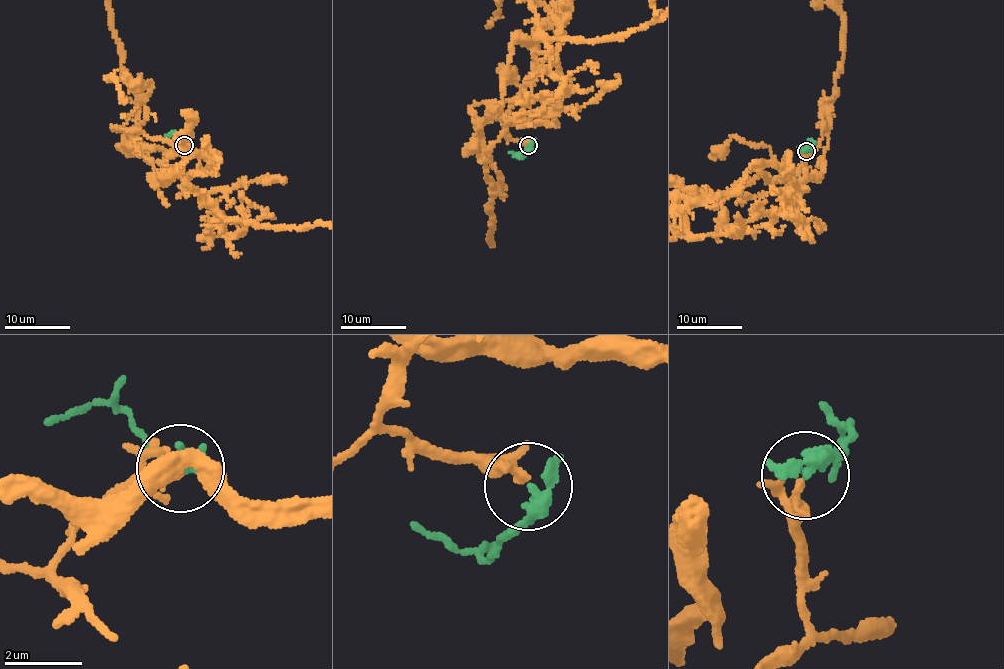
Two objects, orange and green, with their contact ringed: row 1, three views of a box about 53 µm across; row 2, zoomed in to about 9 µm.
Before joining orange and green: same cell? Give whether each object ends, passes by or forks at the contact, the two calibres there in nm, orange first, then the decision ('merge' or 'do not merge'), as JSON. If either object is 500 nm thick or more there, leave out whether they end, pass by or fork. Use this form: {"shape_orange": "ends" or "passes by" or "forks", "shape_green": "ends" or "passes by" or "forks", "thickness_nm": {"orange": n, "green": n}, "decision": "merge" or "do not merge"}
{"shape_orange": "ends", "shape_green": "forks", "thickness_nm": {"orange": 240, "green": 220}, "decision": "merge"}

